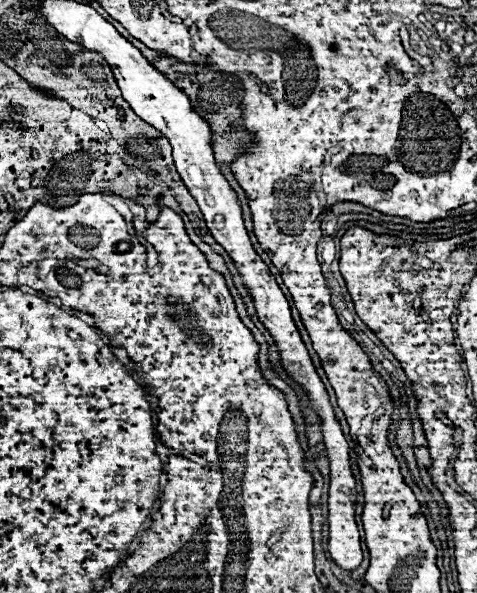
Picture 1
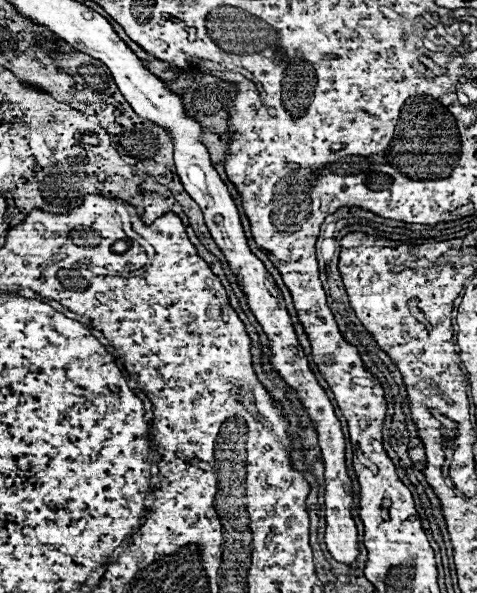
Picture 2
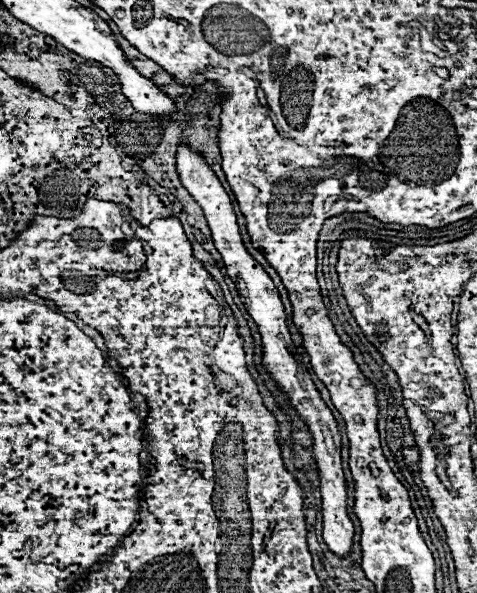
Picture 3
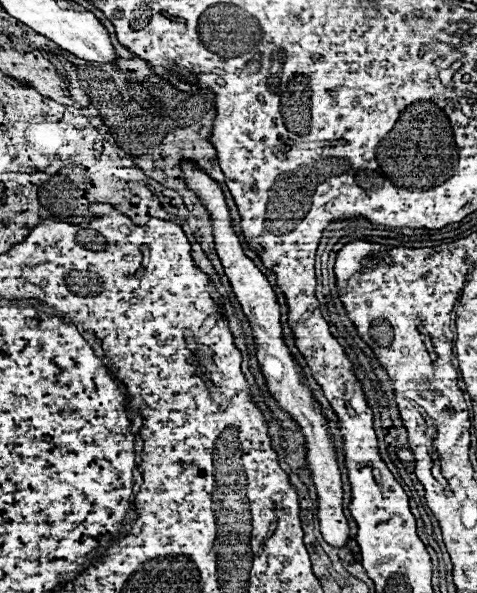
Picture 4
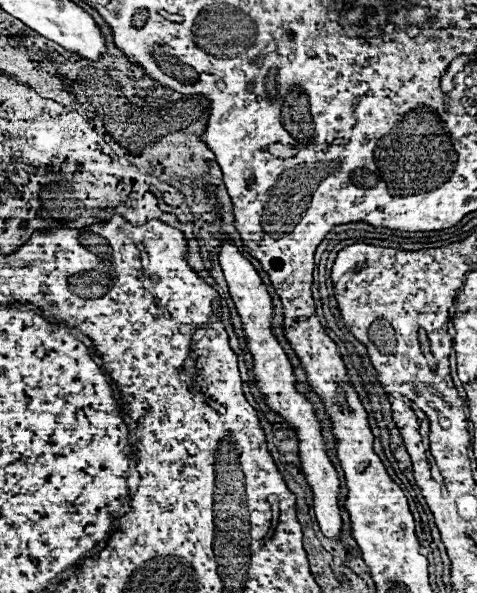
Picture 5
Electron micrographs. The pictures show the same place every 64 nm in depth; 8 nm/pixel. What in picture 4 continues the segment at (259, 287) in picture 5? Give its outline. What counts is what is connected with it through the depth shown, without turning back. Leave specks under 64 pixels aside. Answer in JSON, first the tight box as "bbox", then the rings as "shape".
{"bbox":[184,160,348,548],"shape":[[[186,160],[184,162],[184,176],[186,176],[186,184],[190,190],[194,190],[206,210],[212,214],[212,226],[214,226],[214,238],[216,238],[216,252],[220,256],[220,262],[224,266],[224,272],[230,280],[232,292],[236,296],[236,300],[242,306],[242,312],[246,314],[250,328],[252,328],[252,336],[254,336],[254,346],[256,346],[256,358],[260,364],[260,372],[266,380],[266,388],[268,392],[274,396],[274,400],[278,402],[278,406],[288,412],[292,416],[292,420],[300,426],[304,438],[306,438],[306,462],[312,474],[312,482],[316,486],[318,492],[318,518],[320,518],[320,530],[322,536],[328,544],[332,544],[334,548],[344,548],[346,540],[348,540],[348,522],[346,516],[342,512],[342,480],[340,480],[340,468],[334,456],[334,446],[332,446],[332,438],[328,434],[328,426],[326,426],[326,418],[318,406],[318,402],[314,400],[312,392],[308,390],[308,386],[304,384],[304,378],[300,374],[300,370],[294,364],[294,358],[290,356],[284,340],[282,340],[282,326],[280,326],[280,306],[276,302],[276,294],[272,290],[272,286],[268,284],[266,276],[254,266],[254,262],[244,254],[238,236],[232,230],[230,224],[230,212],[228,206],[224,202],[224,194],[220,190],[220,186],[210,180],[210,176],[202,170],[198,170],[194,166],[194,162]]]}

